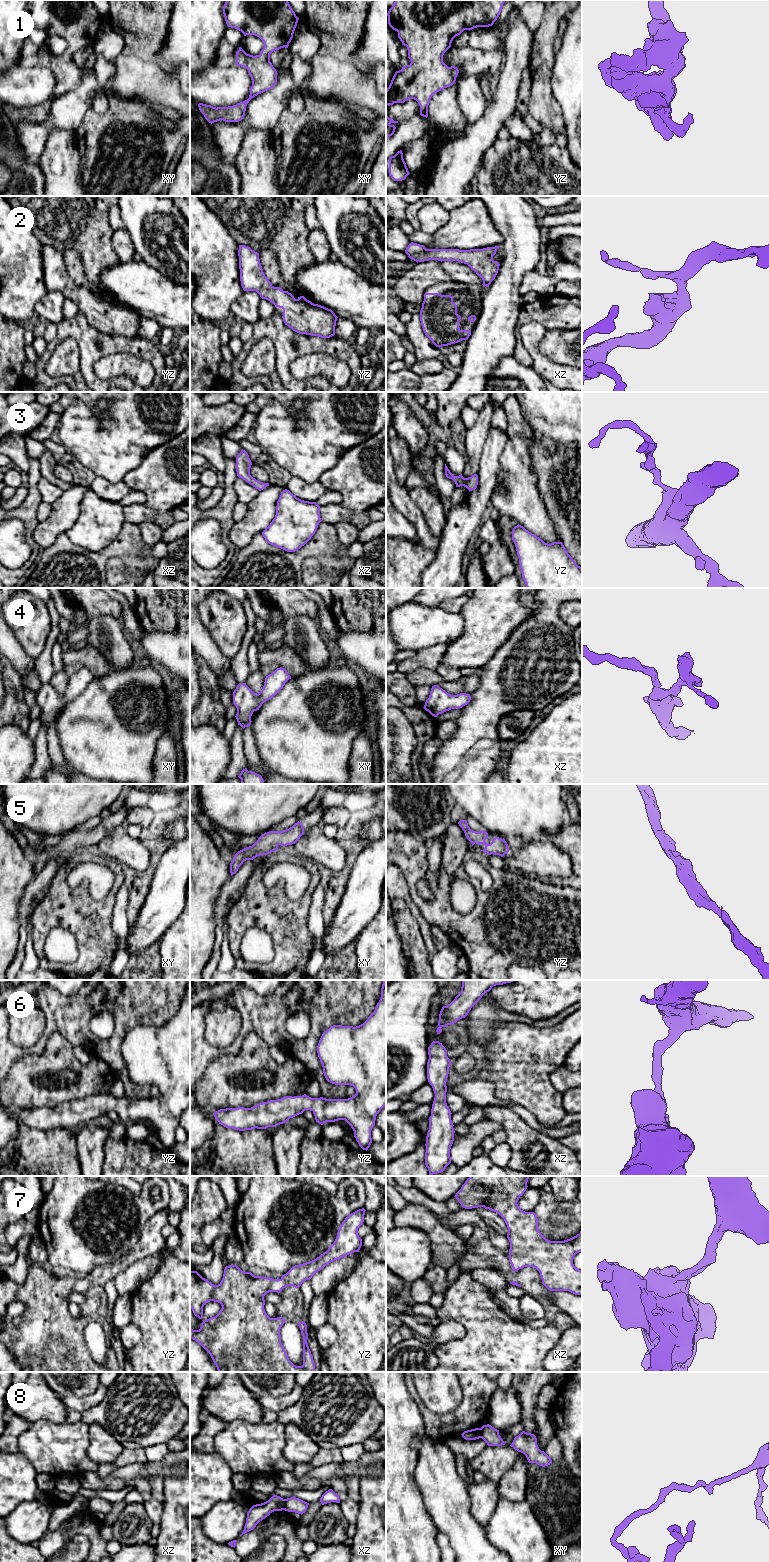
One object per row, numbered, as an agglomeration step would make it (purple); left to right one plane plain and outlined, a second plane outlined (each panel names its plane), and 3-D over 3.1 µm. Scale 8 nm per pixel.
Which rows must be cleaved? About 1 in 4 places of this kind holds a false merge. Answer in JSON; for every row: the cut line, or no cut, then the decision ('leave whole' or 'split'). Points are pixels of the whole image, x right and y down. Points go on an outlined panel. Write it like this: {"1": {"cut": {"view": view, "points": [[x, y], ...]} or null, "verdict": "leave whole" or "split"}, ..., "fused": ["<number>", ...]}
{"1": {"cut": null, "verdict": "leave whole"}, "2": {"cut": null, "verdict": "leave whole"}, "3": {"cut": null, "verdict": "leave whole"}, "4": {"cut": null, "verdict": "leave whole"}, "5": {"cut": null, "verdict": "leave whole"}, "6": {"cut": null, "verdict": "leave whole"}, "7": {"cut": null, "verdict": "leave whole"}, "8": {"cut": {"view": "xz", "points": [[285, 1499], [282, 1509]]}, "verdict": "split"}, "fused": ["8"]}

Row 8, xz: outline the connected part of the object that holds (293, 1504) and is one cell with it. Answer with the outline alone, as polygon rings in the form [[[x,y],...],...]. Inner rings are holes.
[[[293,1496],[284,1500],[283,1510],[288,1512],[295,1512],[302,1515],[306,1512],[308,1505],[309,1503]]]

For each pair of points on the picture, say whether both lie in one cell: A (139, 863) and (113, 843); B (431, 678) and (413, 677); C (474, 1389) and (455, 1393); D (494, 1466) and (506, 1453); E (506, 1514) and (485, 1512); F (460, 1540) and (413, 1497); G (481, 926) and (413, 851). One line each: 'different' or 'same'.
A: same
B: same
C: different
D: same
E: different
F: different
G: same

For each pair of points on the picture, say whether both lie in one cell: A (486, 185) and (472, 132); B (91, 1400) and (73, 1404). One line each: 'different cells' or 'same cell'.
A: different cells
B: same cell

